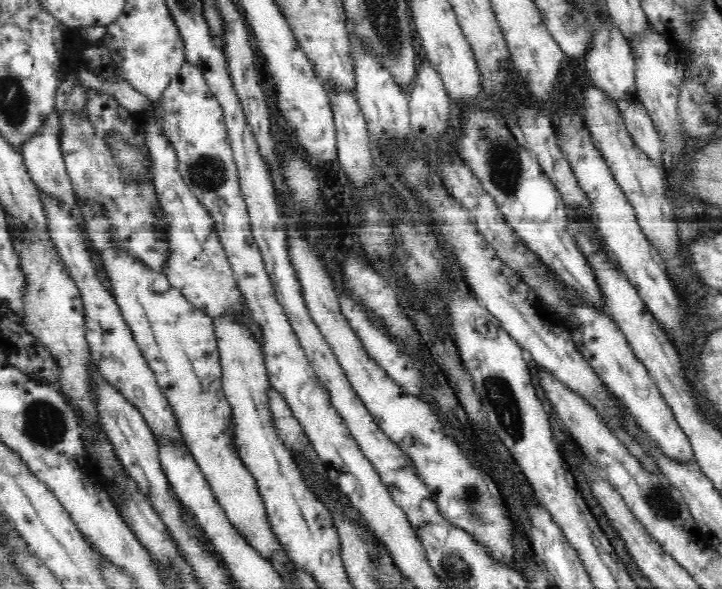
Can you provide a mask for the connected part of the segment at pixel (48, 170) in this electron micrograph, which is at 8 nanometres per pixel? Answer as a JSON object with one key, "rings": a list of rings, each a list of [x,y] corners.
{"rings":[[[52,114],[50,118],[47,119],[46,126],[39,131],[39,134],[23,147],[22,155],[24,164],[27,166],[28,174],[31,176],[39,192],[44,195],[45,198],[56,200],[57,206],[60,206],[61,210],[67,210],[69,214],[73,216],[73,222],[77,223],[78,231],[82,234],[82,242],[85,243],[85,248],[89,251],[90,258],[93,259],[93,266],[97,268],[97,278],[101,279],[101,282],[105,286],[105,290],[114,298],[115,293],[114,289],[111,287],[111,277],[108,276],[107,267],[103,263],[102,256],[100,256],[98,249],[90,244],[90,238],[87,237],[86,217],[83,215],[82,209],[78,205],[75,190],[73,189],[64,164],[64,156],[62,156],[62,151],[60,150],[60,134],[61,124],[59,115]]]}

